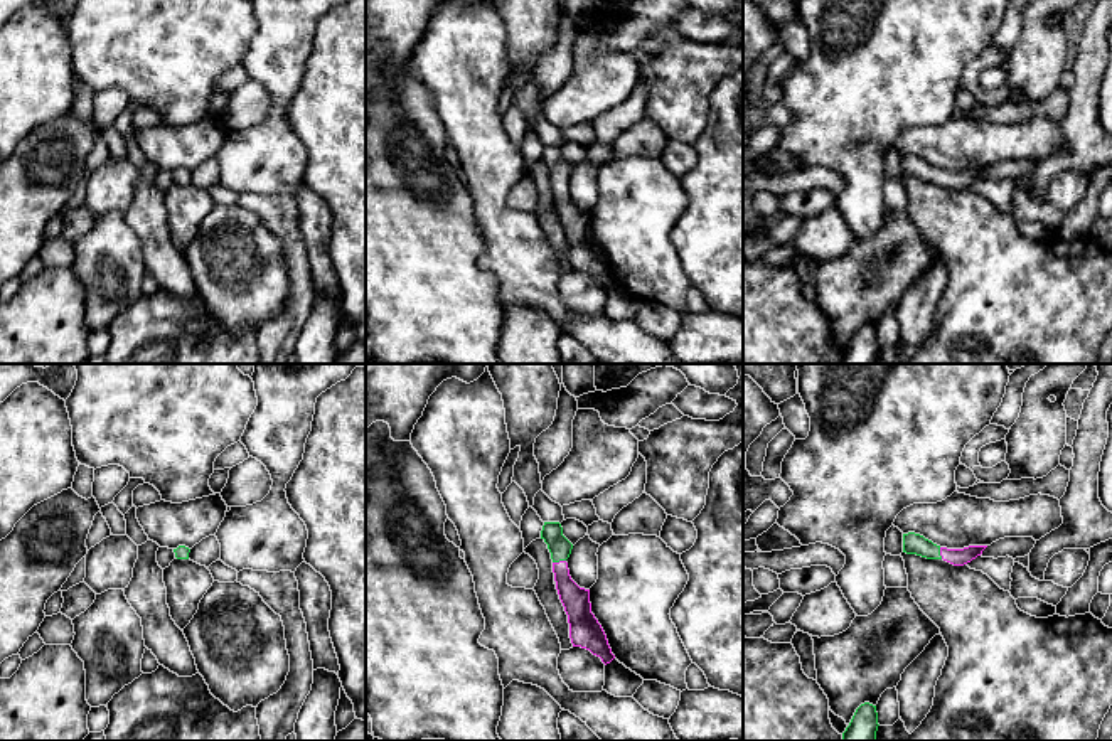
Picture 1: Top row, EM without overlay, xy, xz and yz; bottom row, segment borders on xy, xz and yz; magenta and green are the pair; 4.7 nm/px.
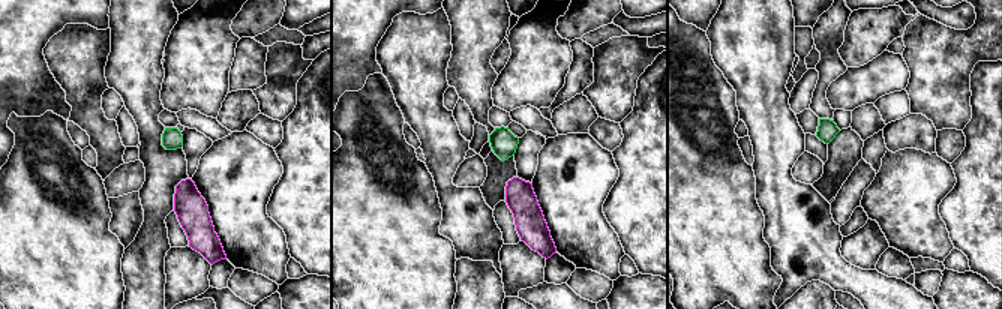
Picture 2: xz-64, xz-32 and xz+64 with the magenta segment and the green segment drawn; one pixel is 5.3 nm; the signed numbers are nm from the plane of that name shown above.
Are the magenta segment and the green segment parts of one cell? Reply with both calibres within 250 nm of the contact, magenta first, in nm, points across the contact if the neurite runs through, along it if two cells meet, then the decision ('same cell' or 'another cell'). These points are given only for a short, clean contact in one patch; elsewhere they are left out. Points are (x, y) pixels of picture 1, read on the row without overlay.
130 nm thick on the magenta side, 110 nm on the other; runs through xz (575, 223), (563, 204), (560, 184), (560, 170); same cell

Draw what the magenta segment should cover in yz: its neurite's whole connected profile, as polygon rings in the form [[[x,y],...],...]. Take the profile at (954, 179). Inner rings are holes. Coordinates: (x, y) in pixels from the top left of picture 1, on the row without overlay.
[[[903,157],[903,175],[927,182],[944,182],[954,189],[964,189],[982,177],[987,168],[969,168],[964,172],[947,172],[933,167],[920,157]]]

